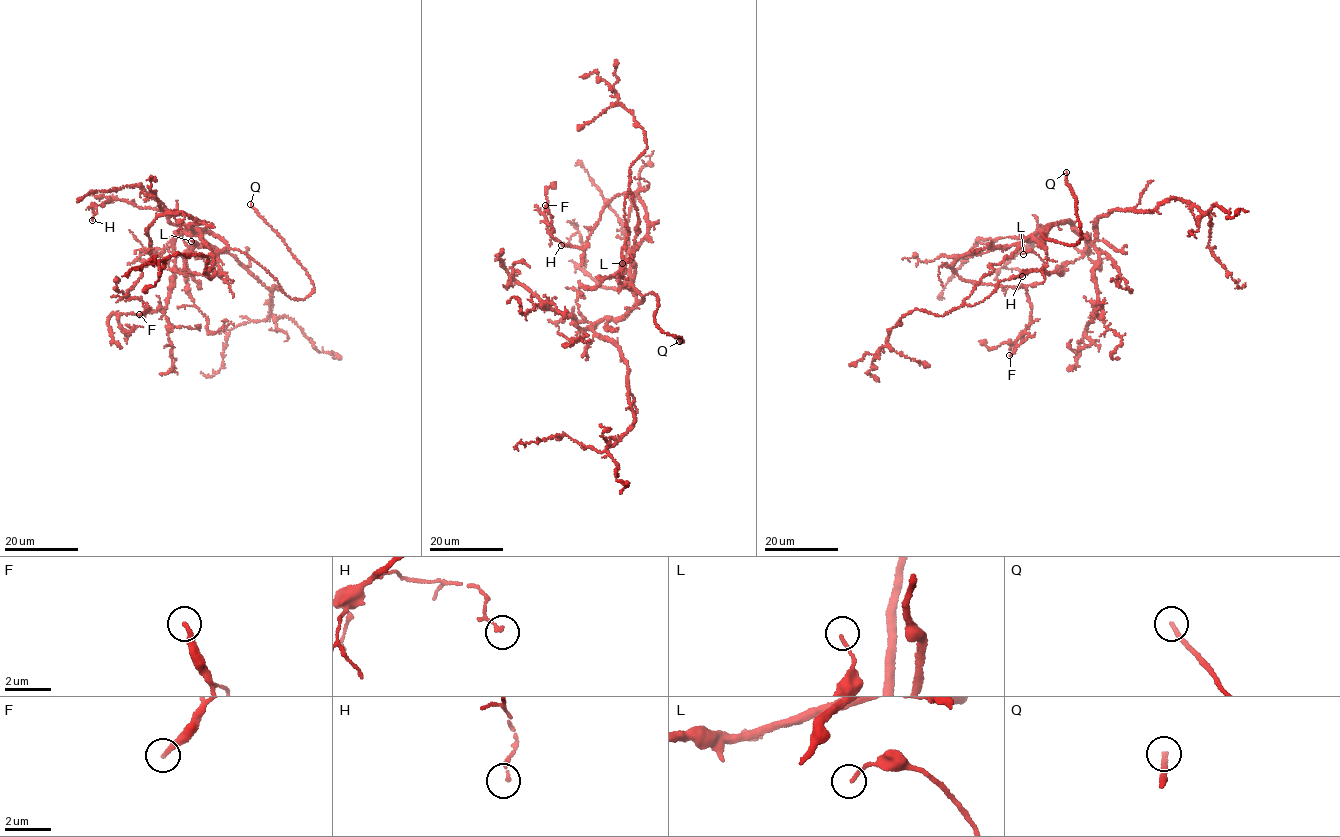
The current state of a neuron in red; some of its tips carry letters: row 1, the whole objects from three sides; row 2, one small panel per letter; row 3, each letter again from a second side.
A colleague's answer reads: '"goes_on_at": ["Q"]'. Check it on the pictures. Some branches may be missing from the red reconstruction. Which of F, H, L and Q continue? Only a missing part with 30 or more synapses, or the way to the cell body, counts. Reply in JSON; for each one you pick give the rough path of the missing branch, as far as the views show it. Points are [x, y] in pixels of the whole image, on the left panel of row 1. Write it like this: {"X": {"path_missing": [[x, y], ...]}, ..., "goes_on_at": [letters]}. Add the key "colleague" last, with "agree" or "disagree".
{"Q": {"path_missing": [[250, 204], [229, 185], [198, 176], [157, 139], [140, 127], [131, 128], [132, 132], [107, 122], [98, 125]]}, "goes_on_at": ["Q"], "colleague": "agree"}

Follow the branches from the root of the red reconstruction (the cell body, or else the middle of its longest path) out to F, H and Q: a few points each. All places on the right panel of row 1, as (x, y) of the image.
F: (1065, 220), (954, 261), (966, 280), (1027, 290), (1031, 313), (1020, 336), (1028, 337), (1009, 355)
H: (1065, 220), (1044, 226), (1032, 235), (1041, 240), (1032, 240), (1039, 225), (1042, 234), (1002, 267), (1022, 276)
Q: (1065, 220), (1053, 223), (1045, 234), (1041, 234), (1068, 244), (1079, 241), (1076, 200), (1067, 183), (1066, 172)

